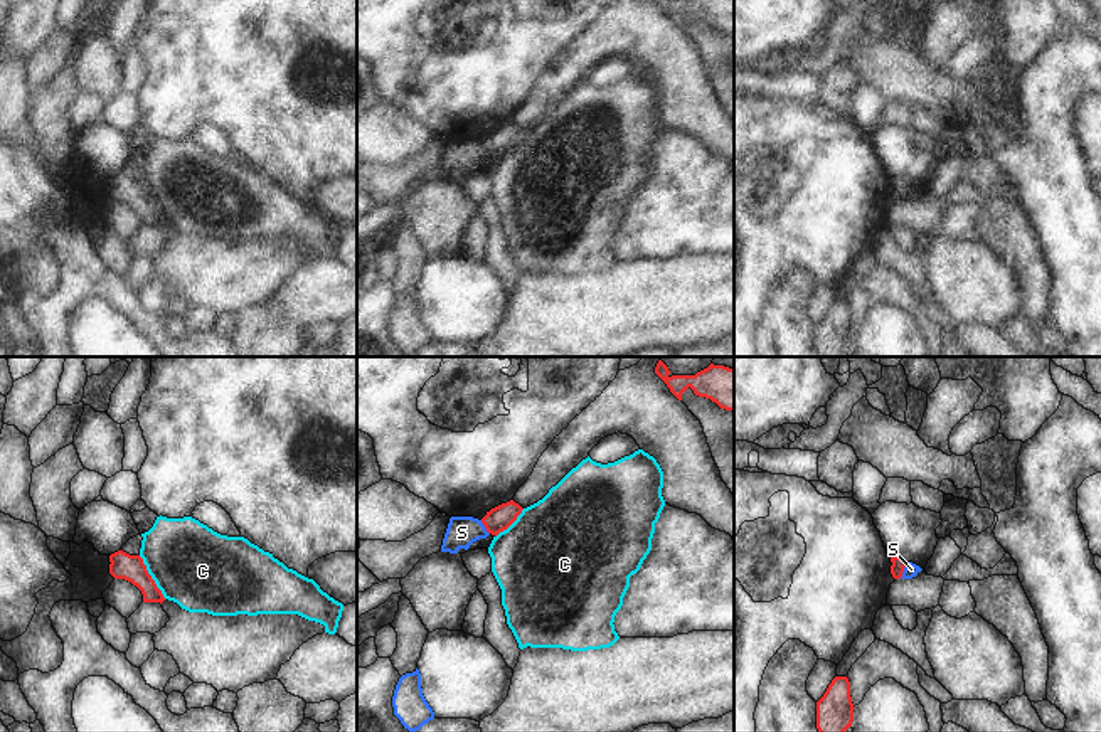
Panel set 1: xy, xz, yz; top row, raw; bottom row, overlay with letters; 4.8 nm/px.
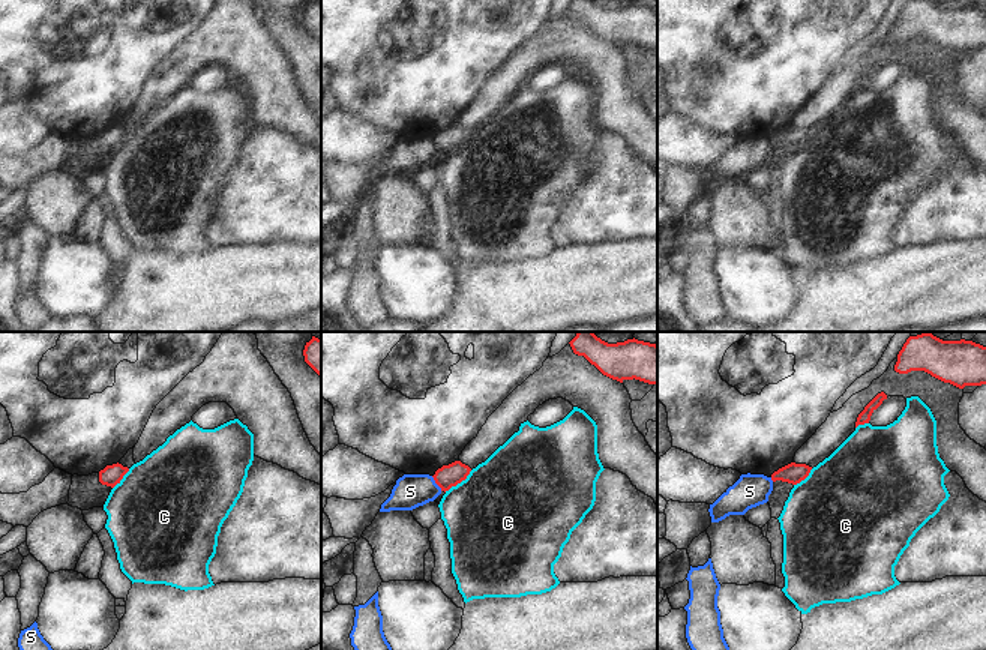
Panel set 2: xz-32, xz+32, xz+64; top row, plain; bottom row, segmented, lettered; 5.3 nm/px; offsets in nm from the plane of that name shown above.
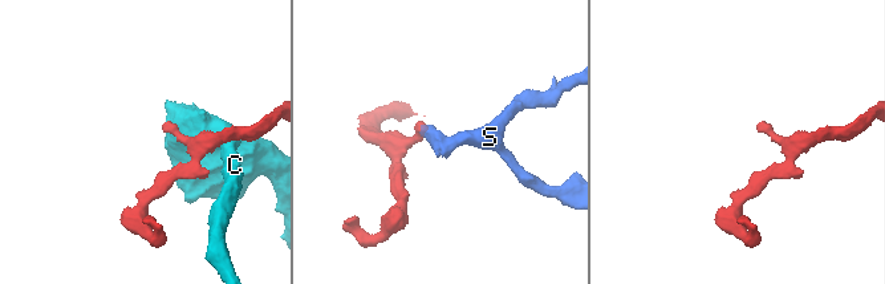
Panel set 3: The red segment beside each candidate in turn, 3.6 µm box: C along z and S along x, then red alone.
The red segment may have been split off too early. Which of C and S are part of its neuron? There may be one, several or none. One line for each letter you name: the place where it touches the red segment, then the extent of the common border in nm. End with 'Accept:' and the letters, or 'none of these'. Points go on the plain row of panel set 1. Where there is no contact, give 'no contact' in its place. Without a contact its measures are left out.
Accept: none of these

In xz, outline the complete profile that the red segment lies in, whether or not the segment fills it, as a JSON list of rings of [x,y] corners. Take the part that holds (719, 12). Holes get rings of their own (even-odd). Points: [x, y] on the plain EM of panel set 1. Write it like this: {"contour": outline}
{"contour": [[[660,0],[670,15],[682,24],[690,10],[695,19],[710,22],[721,32],[734,35],[734,0]]]}

